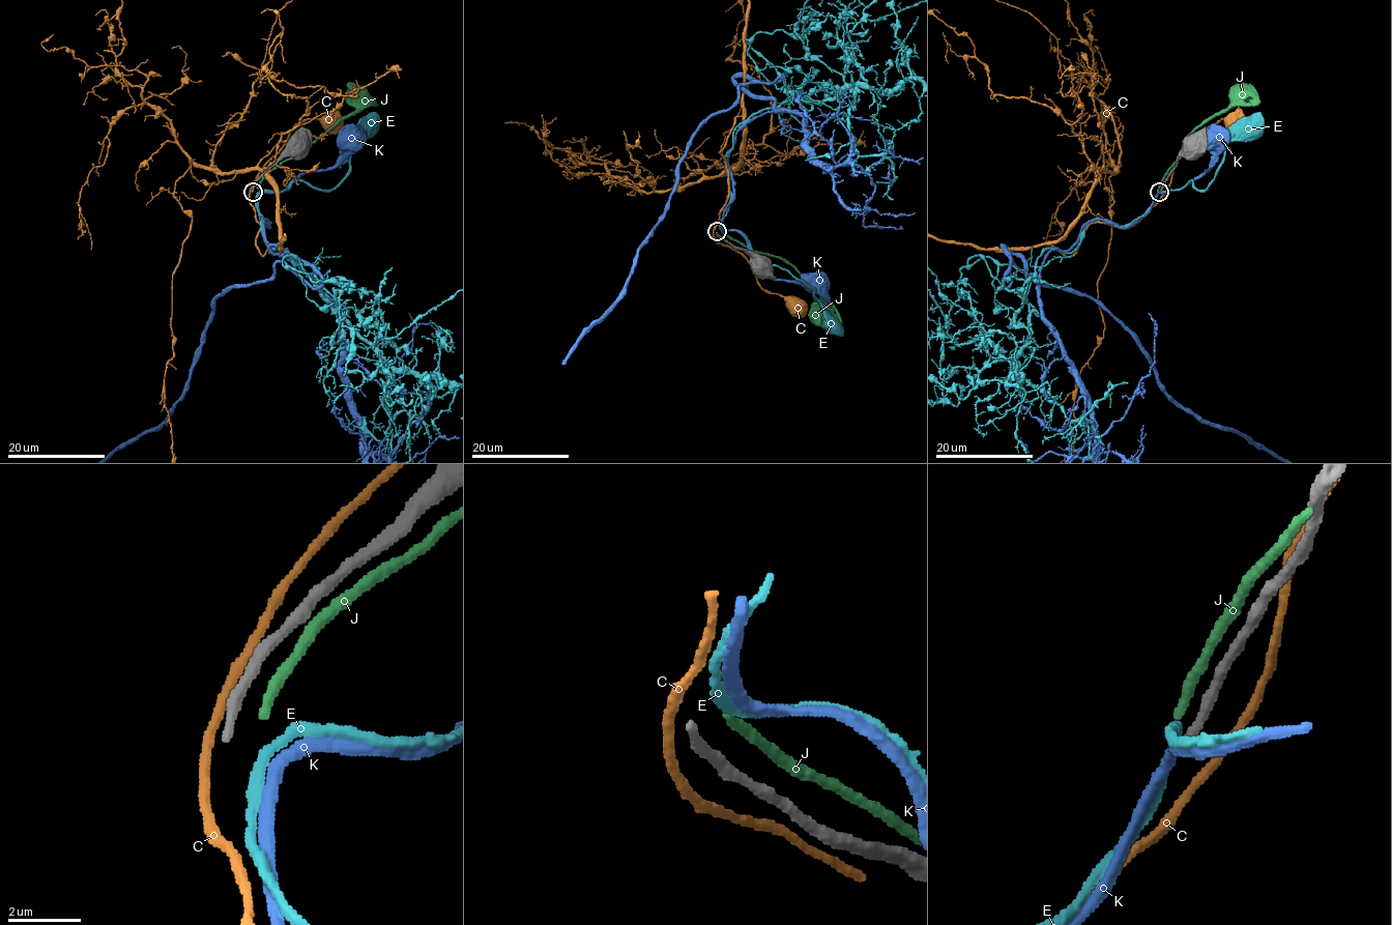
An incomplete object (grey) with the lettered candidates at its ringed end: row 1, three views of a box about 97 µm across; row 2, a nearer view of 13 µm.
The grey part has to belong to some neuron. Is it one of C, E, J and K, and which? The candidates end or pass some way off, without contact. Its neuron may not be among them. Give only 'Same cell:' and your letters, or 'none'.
Same cell: none

